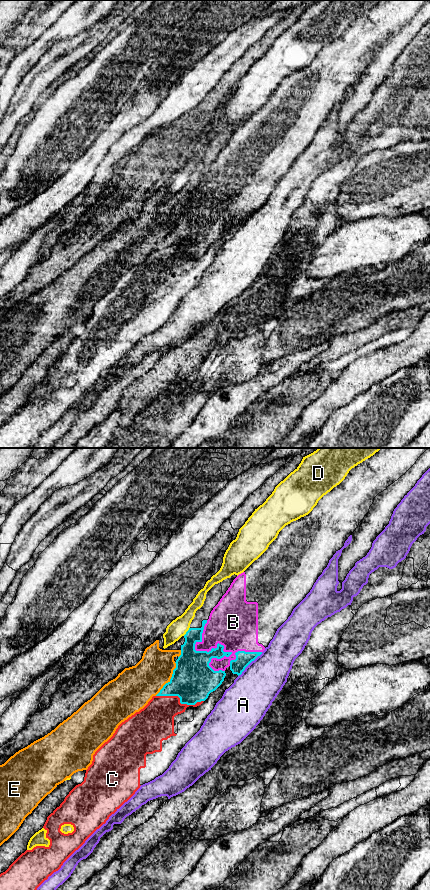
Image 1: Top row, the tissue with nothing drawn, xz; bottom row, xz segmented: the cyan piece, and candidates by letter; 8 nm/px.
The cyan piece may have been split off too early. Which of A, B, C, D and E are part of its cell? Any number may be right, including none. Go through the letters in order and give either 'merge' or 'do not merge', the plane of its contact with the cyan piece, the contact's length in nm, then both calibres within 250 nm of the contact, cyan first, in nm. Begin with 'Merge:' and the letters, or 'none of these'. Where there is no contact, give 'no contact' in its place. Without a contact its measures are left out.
Merge: B
A: do not merge; contact in xz; length 280 nm; calibres 120 and 360 nm
B: merge; contact in xz; length 440 nm; calibres 200 and 400 nm
C: do not merge; contact in xz; length 380 nm; calibres 340 and 280 nm
D: do not merge; contact in xz; length 90 nm; calibres 200 and 150 nm
E: do not merge; contact in xz; length 320 nm; calibres 340 and 300 nm

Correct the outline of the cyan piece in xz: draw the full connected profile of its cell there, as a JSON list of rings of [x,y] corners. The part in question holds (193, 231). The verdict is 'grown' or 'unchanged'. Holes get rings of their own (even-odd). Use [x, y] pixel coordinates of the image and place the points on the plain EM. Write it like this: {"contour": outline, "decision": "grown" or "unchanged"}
{"contour": [[[381,0],[373,8],[352,20],[345,29],[345,31],[339,37],[334,39],[330,44],[324,47],[308,67],[301,69],[300,71],[286,77],[279,84],[277,90],[269,97],[268,101],[257,112],[255,112],[243,125],[239,126],[233,132],[226,145],[222,148],[218,156],[211,163],[209,171],[202,173],[202,179],[189,180],[189,182],[184,187],[185,194],[183,197],[181,197],[181,207],[175,214],[176,220],[173,222],[172,229],[170,233],[163,238],[163,240],[156,248],[178,248],[180,250],[181,256],[195,257],[197,254],[205,253],[208,250],[209,246],[215,243],[222,236],[226,228],[225,222],[227,219],[230,220],[233,226],[237,226],[238,228],[241,227],[245,220],[258,208],[260,208],[266,199],[268,199],[277,181],[288,171],[293,161],[310,144],[318,129],[327,119],[329,112],[338,102],[340,102],[344,98],[345,93],[350,87],[352,87],[352,85],[358,79],[359,75],[367,67],[370,58],[374,54],[374,50],[379,45],[386,42],[388,38],[397,33],[401,28],[405,27],[405,25],[416,15],[418,10],[427,1],[428,0]]], "decision": "grown"}

